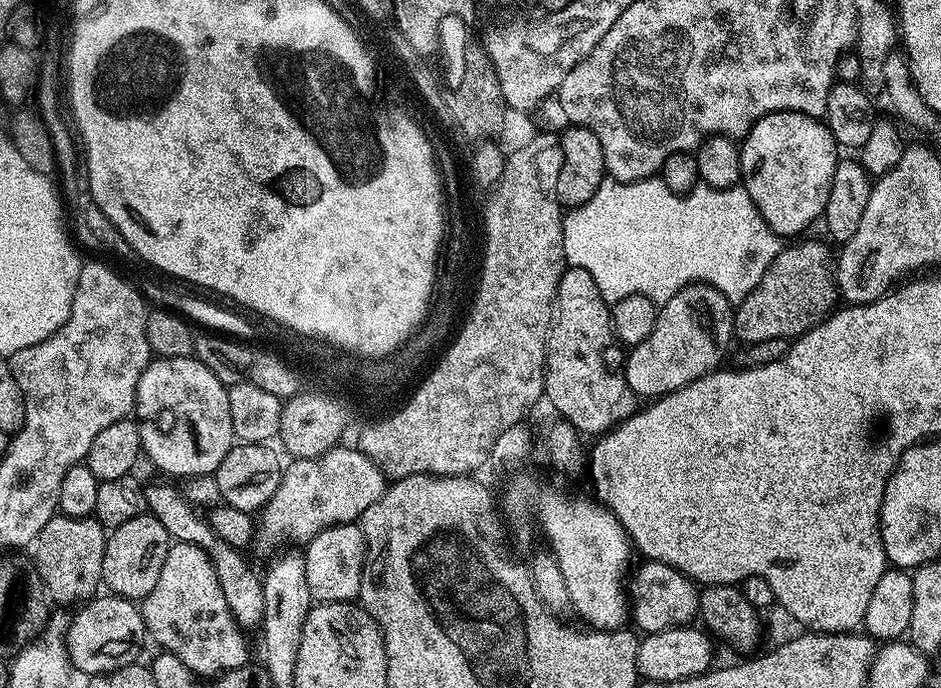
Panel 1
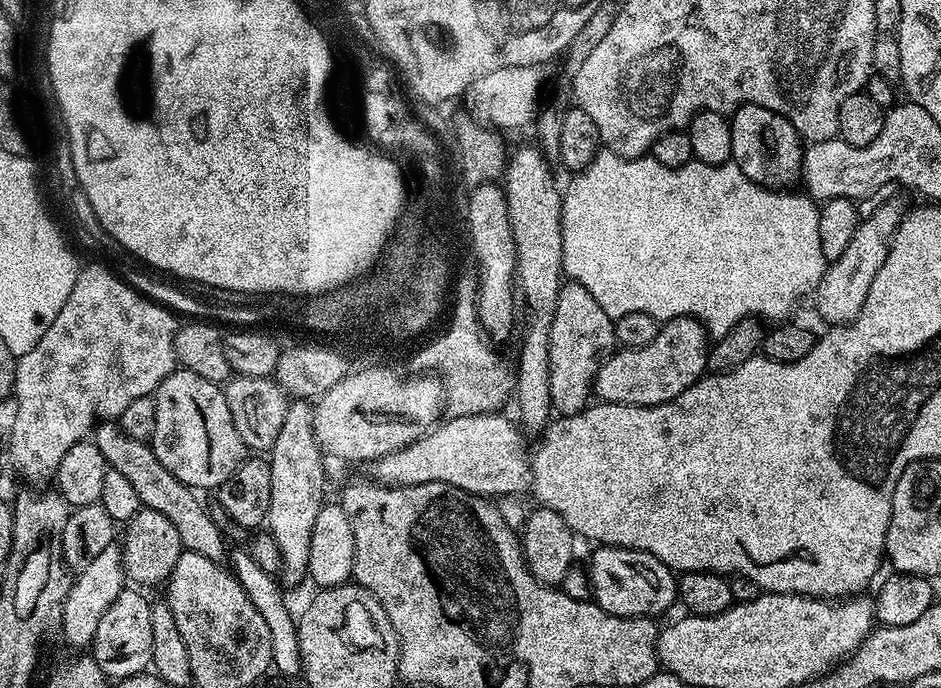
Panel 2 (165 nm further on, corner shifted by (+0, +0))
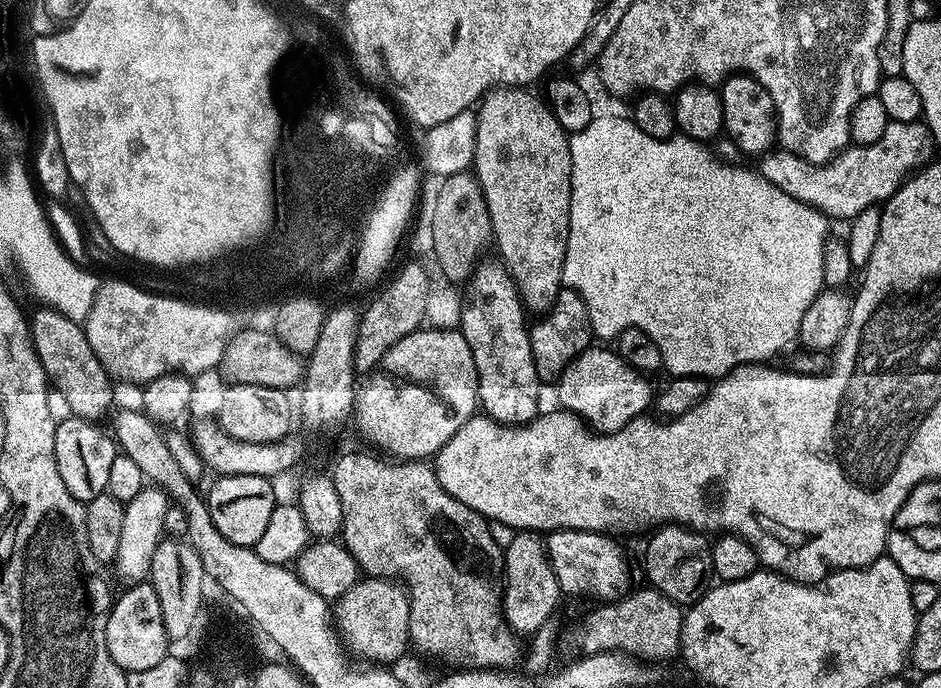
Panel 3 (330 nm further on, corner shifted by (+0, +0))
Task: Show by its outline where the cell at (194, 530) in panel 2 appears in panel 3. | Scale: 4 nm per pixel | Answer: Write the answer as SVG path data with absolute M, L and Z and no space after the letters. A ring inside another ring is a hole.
M41 307L39 311L30 316L32 341L51 387L60 391L61 398L68 403L67 411L71 415L81 416L83 420L99 421L99 416L113 411L113 377L102 366L98 354L94 354L79 319L64 316L53 308Z

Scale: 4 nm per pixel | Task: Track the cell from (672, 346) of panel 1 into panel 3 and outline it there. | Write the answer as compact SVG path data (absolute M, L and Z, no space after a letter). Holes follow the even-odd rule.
M589 346L582 354L578 354L566 366L566 370L555 381L556 400L561 409L566 412L573 412L579 416L589 428L597 432L617 432L627 426L635 416L645 415L654 404L654 391L652 384L645 373L639 372L636 368L624 361L611 347Z

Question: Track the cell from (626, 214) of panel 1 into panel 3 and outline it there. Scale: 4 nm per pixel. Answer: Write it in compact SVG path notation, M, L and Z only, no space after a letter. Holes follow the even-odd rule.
M593 115L590 126L586 126L586 130L578 130L571 133L568 137L570 162L572 163L572 189L570 190L570 214L569 214L569 240L566 242L566 254L564 269L561 278L563 287L571 288L572 291L580 293L582 302L588 311L590 318L590 326L592 327L592 335L597 341L612 342L619 336L622 330L627 328L637 328L646 334L650 334L650 338L654 338L654 346L658 346L658 350L664 359L662 368L669 377L677 376L701 376L705 378L723 378L736 368L740 368L744 364L758 364L761 362L771 361L771 356L776 356L791 340L795 341L800 334L802 326L802 318L806 315L806 310L810 310L810 302L814 302L814 298L820 292L824 291L824 279L822 278L822 246L824 241L830 235L829 217L824 213L811 208L808 204L798 202L798 198L790 198L790 194L786 194L786 190L778 190L778 186L774 186L774 182L766 182L766 178L760 176L759 171L748 168L739 168L736 164L727 164L724 160L719 160L714 153L711 152L707 143L699 140L692 140L683 134L671 136L668 140L659 140L658 138L650 138L650 134L642 134L642 130L638 130L638 126L627 115L624 116L600 116Z

